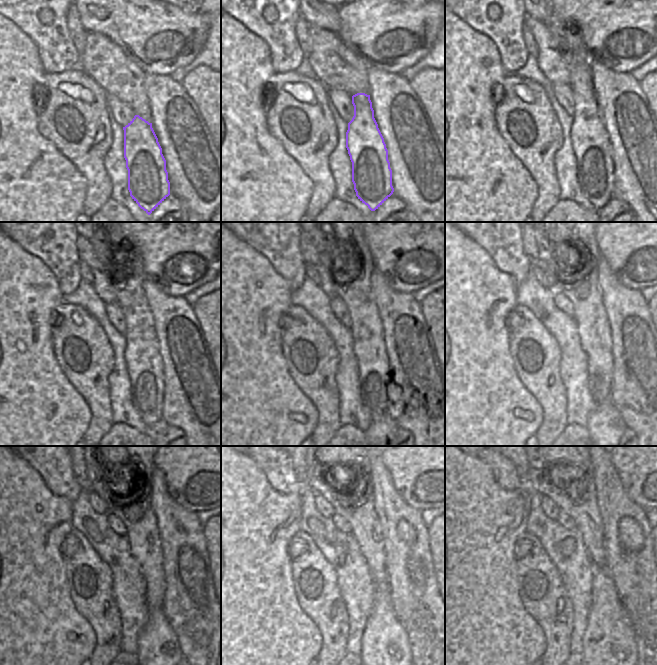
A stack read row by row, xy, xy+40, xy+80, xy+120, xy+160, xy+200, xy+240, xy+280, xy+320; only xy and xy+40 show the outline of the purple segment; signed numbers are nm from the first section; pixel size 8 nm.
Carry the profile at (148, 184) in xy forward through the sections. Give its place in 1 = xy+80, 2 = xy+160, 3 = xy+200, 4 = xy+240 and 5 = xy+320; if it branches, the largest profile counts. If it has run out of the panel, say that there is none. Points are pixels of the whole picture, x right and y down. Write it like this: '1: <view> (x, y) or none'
1: xy+80 (590, 141)
2: xy+160 (369, 347)
3: xy+200 (590, 315)
4: xy+240 (142, 532)
5: xy+320 (579, 493)

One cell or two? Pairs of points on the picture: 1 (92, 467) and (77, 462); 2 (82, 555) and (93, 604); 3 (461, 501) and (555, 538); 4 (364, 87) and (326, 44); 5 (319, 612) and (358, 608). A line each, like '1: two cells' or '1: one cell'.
1: two cells
2: one cell
3: two cells
4: one cell
5: two cells

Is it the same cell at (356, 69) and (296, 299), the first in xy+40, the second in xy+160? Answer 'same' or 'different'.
different

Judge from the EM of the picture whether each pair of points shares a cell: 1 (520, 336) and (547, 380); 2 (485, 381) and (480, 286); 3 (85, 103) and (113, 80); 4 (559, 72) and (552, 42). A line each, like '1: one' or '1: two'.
1: one
2: one
3: two
4: one

